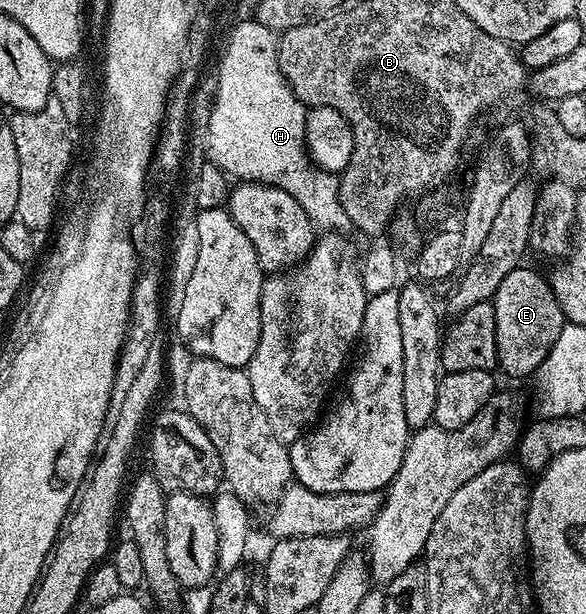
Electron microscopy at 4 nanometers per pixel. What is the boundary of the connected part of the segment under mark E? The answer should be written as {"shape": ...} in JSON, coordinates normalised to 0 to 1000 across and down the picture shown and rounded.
{"shape":[[[887,435],[855,454],[841,485],[848,523],[848,594],[872,614],[899,614],[915,606],[937,578],[951,546],[957,546],[964,518],[932,450]]]}

